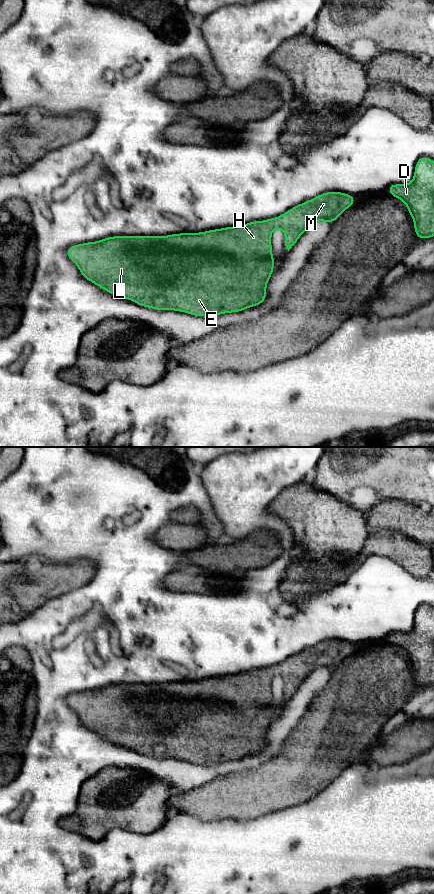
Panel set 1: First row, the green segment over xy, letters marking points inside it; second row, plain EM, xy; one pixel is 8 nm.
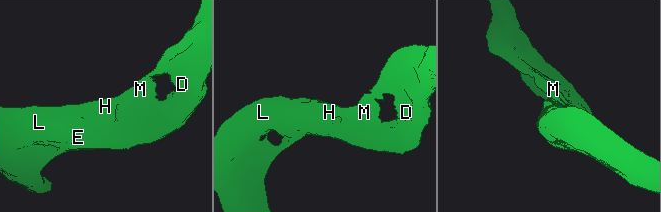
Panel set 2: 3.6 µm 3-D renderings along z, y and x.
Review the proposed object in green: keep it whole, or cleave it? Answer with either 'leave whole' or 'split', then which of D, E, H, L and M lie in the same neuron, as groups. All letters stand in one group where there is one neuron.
leave whole; groups D E H L M

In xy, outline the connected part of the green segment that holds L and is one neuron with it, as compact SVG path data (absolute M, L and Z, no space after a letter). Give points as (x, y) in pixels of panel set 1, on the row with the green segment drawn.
M331 191L322 193L311 200L308 200L304 203L296 205L295 207L289 209L286 213L263 221L254 221L247 224L242 224L239 226L219 228L215 230L208 230L205 232L199 233L180 233L180 234L171 234L167 236L112 236L107 237L95 242L87 242L82 244L77 244L69 247L67 249L67 256L72 260L77 266L82 274L82 276L94 283L96 286L106 290L110 294L123 299L130 299L135 302L137 305L156 309L156 310L174 310L185 312L197 317L203 316L212 316L212 315L221 315L225 313L241 312L247 308L254 307L260 304L263 304L267 296L266 286L268 280L270 279L275 266L275 260L272 255L272 244L271 244L271 235L274 229L280 228L285 234L285 246L288 251L292 246L298 241L300 236L316 221L324 221L327 223L333 223L344 210L350 208L354 205L355 198L353 195L349 195L342 192Z

